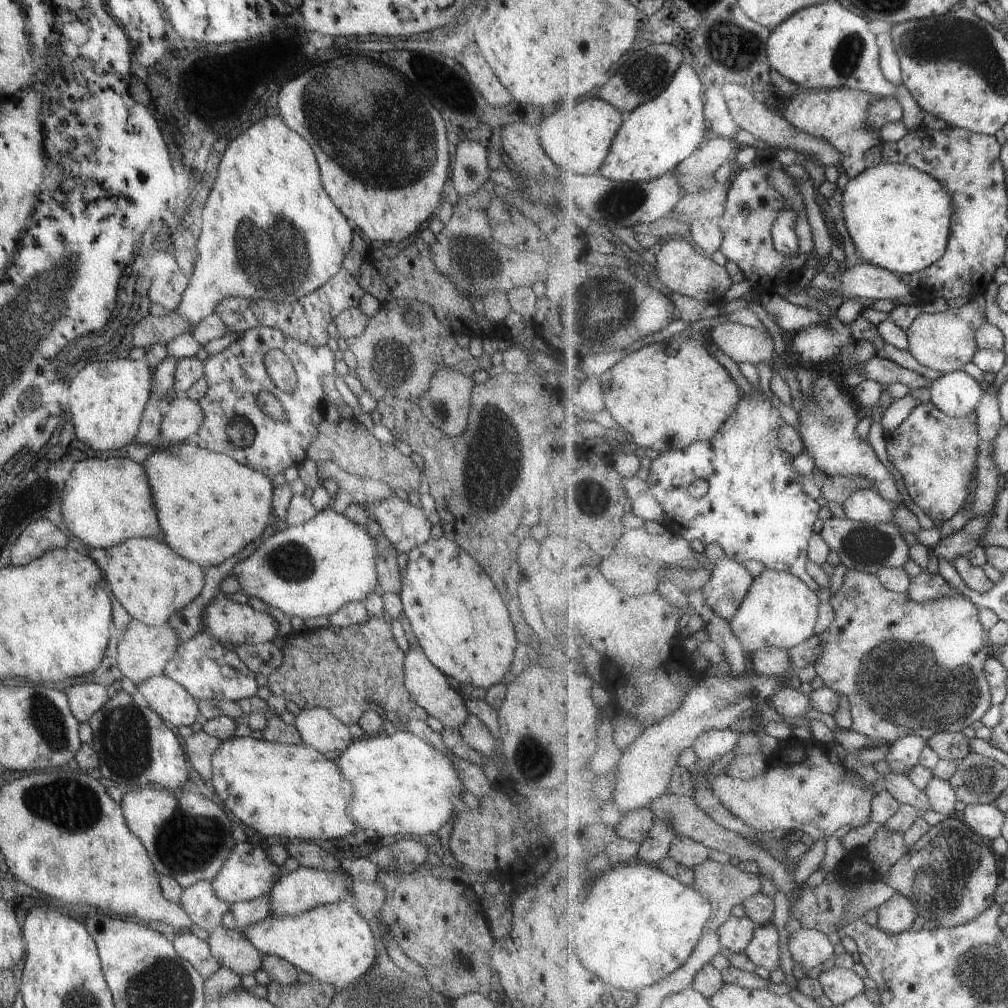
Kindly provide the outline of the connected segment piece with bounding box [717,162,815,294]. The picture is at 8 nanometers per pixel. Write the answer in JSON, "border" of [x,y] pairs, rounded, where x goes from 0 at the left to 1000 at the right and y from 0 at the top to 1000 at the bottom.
{"border":[[[761,161],[752,166],[745,166],[744,168],[739,168],[730,173],[726,177],[725,183],[723,183],[724,188],[722,188],[719,210],[717,214],[711,217],[713,226],[715,226],[718,234],[714,249],[723,258],[733,264],[734,268],[739,272],[739,276],[744,280],[745,286],[753,289],[754,292],[769,291],[769,286],[771,284],[783,284],[785,280],[790,280],[797,270],[795,264],[799,262],[799,258],[801,258],[805,252],[809,252],[809,250],[806,249],[799,253],[780,255],[779,253],[776,254],[776,250],[772,249],[768,243],[766,235],[767,223],[770,222],[774,210],[779,205],[783,205],[780,203],[781,200],[779,200],[779,196],[763,183],[763,177],[761,177],[760,172],[768,168],[768,165],[772,164],[770,164],[769,161]]]}

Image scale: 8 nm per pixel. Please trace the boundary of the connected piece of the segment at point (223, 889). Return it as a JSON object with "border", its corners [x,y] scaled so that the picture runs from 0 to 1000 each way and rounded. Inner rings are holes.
{"border":[[[239,835],[239,837],[231,839],[231,843],[227,844],[226,850],[220,855],[216,866],[207,874],[208,882],[214,892],[231,898],[264,886],[277,871],[277,867],[281,866],[281,861],[273,858],[257,841],[253,841],[245,835]]]}

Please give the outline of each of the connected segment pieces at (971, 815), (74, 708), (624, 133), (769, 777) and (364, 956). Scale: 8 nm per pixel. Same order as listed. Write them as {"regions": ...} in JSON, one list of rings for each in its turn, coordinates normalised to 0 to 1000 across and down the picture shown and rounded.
{"regions":[[[[987,797],[958,799],[951,809],[966,824],[982,835],[994,829],[998,810]]],[[[83,678],[64,683],[68,704],[77,717],[86,717],[90,709],[104,697],[106,688],[98,678]]],[[[678,63],[654,95],[633,105],[619,120],[593,172],[618,182],[641,181],[668,172],[676,161],[692,151],[702,134],[699,102],[700,84],[684,63]]],[[[786,732],[779,736],[789,738],[773,746],[779,752],[777,760],[765,761],[758,769],[744,773],[732,773],[720,766],[715,767],[706,774],[710,791],[731,812],[756,826],[783,823],[783,827],[787,823],[813,833],[824,829],[834,819],[843,822],[860,819],[868,784],[850,778],[850,774],[842,770],[847,765],[826,756],[815,739]]],[[[346,891],[312,899],[288,910],[275,912],[273,908],[266,905],[257,914],[244,919],[240,928],[260,947],[268,946],[280,950],[283,954],[290,956],[296,963],[300,962],[308,966],[310,971],[331,978],[333,982],[338,982],[346,975],[354,972],[362,963],[365,963],[373,949],[369,923],[366,921],[365,915],[354,907]]]]}

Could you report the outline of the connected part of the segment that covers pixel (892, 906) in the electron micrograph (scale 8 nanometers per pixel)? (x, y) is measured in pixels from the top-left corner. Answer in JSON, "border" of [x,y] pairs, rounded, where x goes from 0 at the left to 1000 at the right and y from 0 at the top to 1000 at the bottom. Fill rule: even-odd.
{"border":[[[889,886],[869,902],[869,920],[881,928],[889,928],[904,922],[912,905],[906,899],[904,891]]]}

